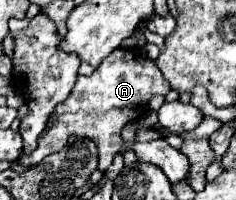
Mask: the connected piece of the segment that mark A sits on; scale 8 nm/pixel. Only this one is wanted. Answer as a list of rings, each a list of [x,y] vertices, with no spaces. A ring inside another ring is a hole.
[[[117,48],[117,50],[113,50],[113,54],[109,54],[109,58],[105,58],[101,62],[101,66],[93,72],[93,76],[77,78],[75,88],[71,90],[67,100],[61,102],[57,106],[57,112],[49,118],[47,130],[41,132],[37,148],[31,152],[23,152],[17,160],[17,164],[35,166],[45,156],[59,152],[67,144],[69,136],[77,134],[77,136],[85,136],[85,138],[91,138],[97,142],[99,170],[105,172],[109,168],[109,164],[113,162],[113,158],[117,156],[117,152],[121,150],[123,126],[131,120],[137,120],[141,114],[145,114],[149,110],[147,102],[153,94],[165,96],[169,90],[171,90],[169,82],[165,82],[161,70],[157,68],[157,64],[153,60],[149,60],[141,52]]]

